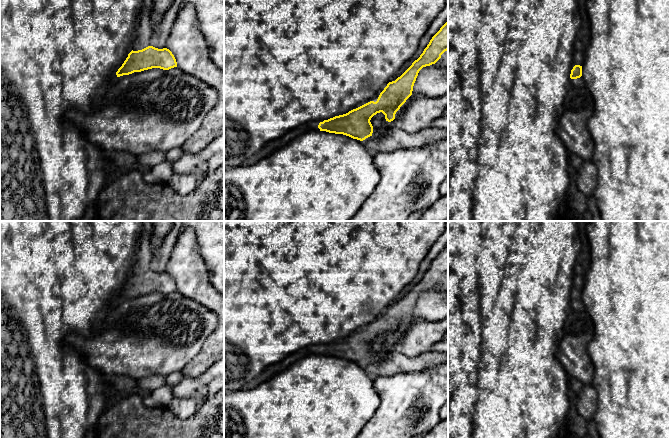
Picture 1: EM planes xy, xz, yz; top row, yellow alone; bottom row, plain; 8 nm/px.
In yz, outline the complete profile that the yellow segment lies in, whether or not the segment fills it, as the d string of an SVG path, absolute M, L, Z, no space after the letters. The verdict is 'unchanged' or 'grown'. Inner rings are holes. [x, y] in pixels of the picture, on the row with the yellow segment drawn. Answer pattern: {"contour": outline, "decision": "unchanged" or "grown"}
{"contour": "M572 63L570 74L570 86L585 87L585 81L582 77L582 66Z", "decision": "grown"}

